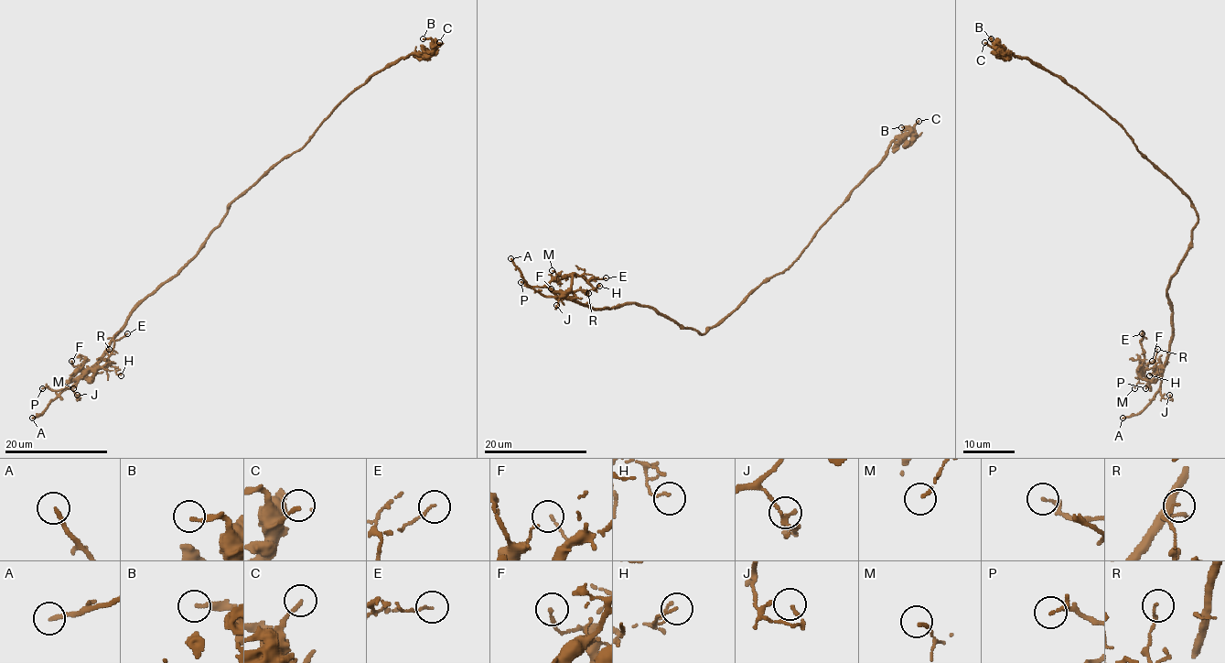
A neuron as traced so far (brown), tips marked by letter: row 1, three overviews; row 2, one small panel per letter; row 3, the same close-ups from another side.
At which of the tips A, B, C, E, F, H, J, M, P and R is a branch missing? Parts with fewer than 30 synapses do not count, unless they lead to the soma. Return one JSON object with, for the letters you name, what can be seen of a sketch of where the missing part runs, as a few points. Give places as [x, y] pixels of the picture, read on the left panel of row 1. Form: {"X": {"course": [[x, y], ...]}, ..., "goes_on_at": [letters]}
{"A": {"course": [[32, 418], [23, 415], [4, 427]]}, "goes_on_at": ["A"]}

